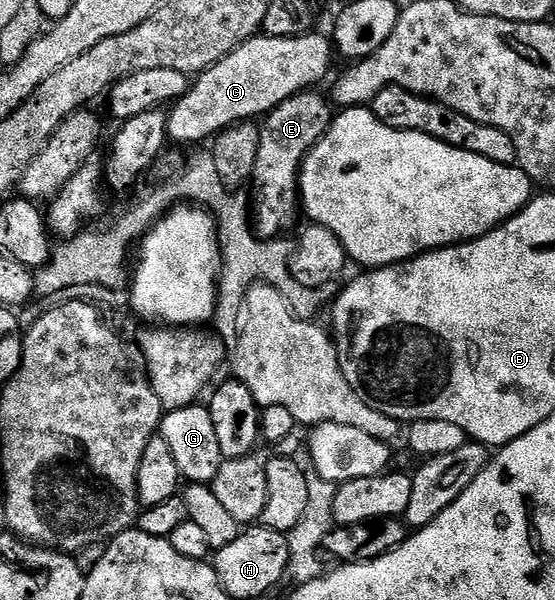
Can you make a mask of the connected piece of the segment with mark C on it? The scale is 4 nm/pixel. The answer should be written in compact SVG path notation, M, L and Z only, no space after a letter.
M307 31L299 37L255 35L232 50L227 57L216 62L212 68L197 74L192 87L187 89L185 95L173 102L172 108L166 113L167 138L171 142L179 141L182 145L194 145L197 141L209 142L230 125L261 118L271 113L284 99L318 87L326 76L327 78L331 76L330 64L336 61L336 50L329 36L321 37L314 32Z

